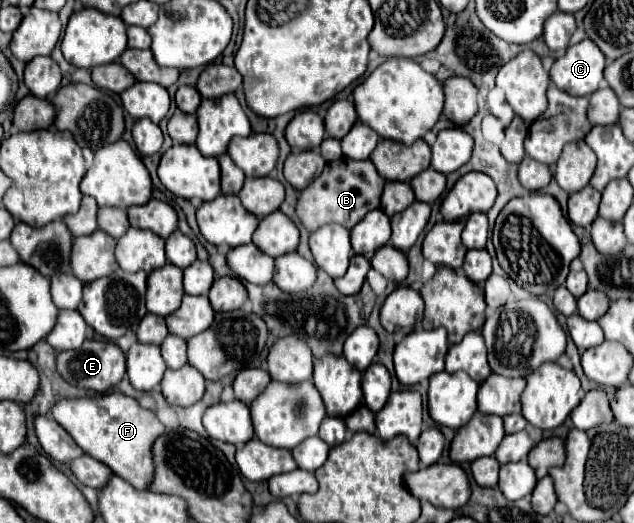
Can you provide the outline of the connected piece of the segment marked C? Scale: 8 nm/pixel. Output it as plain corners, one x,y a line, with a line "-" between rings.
585,38
583,42
569,46
551,68
551,80
559,90
573,96
589,96
599,88
603,80
605,56
597,46

